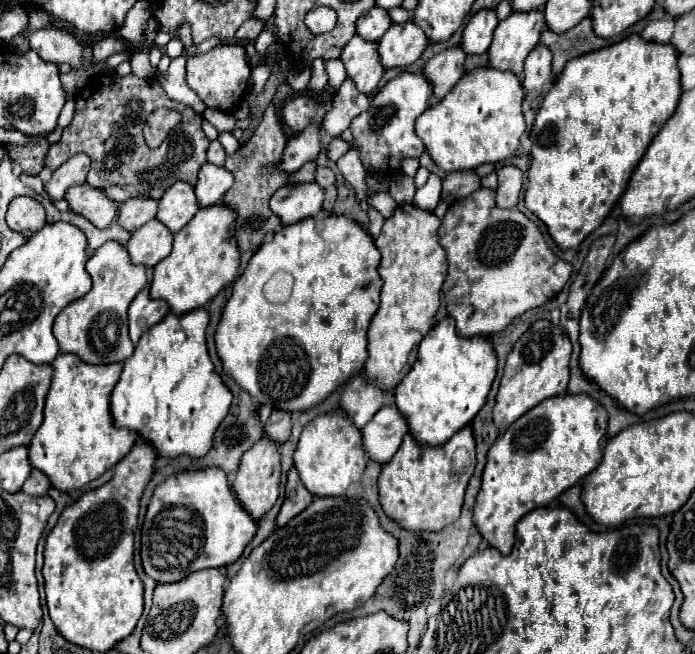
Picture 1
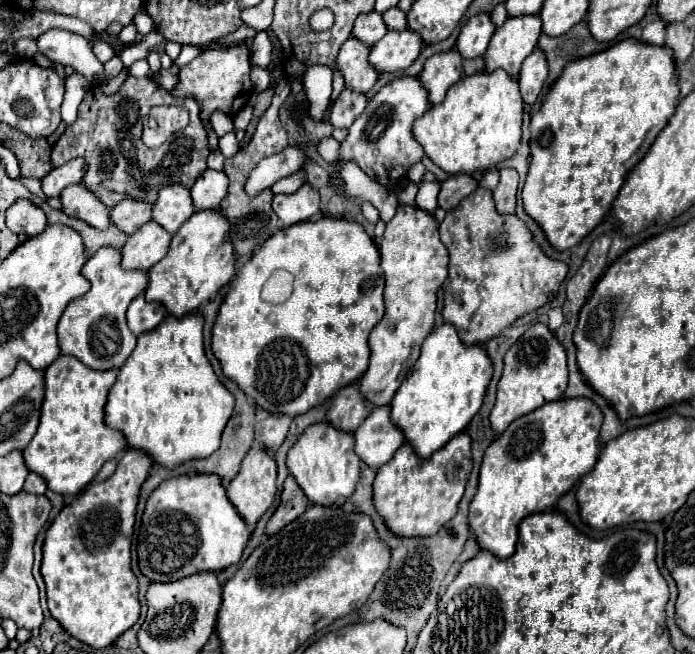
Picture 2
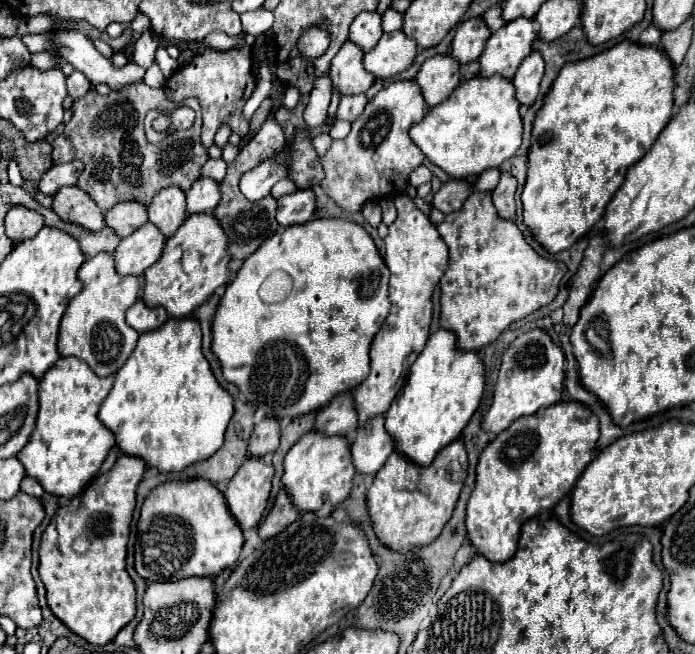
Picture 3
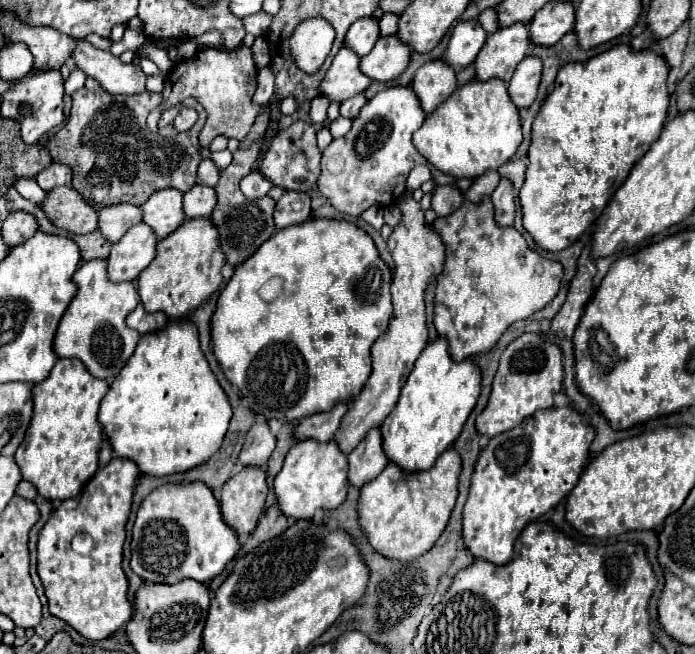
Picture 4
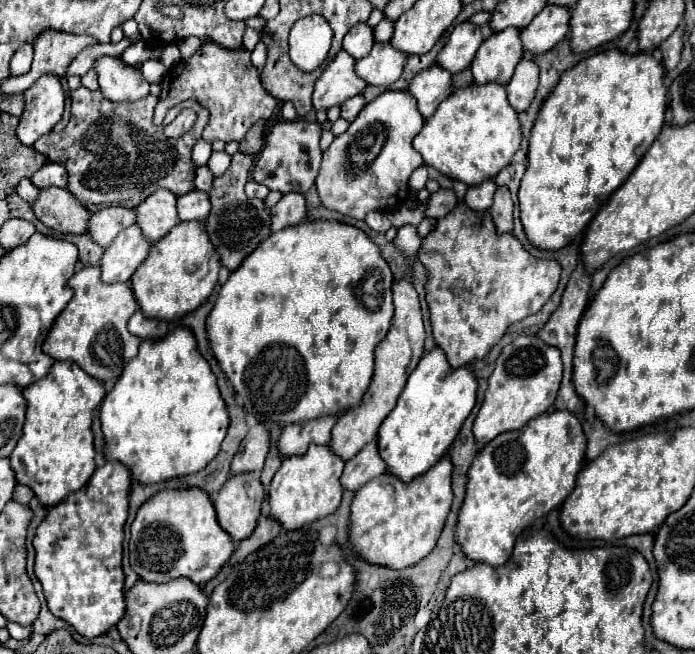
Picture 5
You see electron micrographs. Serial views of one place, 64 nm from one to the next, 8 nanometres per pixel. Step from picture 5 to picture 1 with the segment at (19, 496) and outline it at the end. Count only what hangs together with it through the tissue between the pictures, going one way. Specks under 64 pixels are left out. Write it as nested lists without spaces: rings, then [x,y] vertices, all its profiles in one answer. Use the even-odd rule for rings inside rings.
[[[32,470],[32,474],[30,474],[30,478],[24,482],[24,486],[22,486],[22,492],[24,494],[28,494],[28,496],[46,496],[48,494],[48,490],[50,490],[50,480],[48,480],[48,476],[44,476],[44,472],[40,472],[40,470]]]

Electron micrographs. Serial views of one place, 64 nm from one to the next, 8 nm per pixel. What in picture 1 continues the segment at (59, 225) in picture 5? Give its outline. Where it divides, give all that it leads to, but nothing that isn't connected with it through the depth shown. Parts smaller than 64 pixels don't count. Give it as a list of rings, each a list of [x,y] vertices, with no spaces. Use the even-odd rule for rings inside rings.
[[[88,184],[72,186],[66,192],[66,200],[72,212],[88,218],[96,228],[108,228],[110,222],[116,218],[118,204],[110,202],[104,190],[94,190]]]

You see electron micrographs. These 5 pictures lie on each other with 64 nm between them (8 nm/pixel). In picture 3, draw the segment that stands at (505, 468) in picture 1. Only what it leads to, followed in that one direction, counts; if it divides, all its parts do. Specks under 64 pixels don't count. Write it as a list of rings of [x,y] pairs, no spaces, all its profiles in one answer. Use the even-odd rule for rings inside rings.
[[[558,402],[556,406],[546,406],[532,414],[532,418],[520,418],[520,422],[512,422],[504,434],[496,436],[486,450],[480,454],[476,468],[476,488],[468,500],[466,508],[466,528],[472,544],[478,548],[482,556],[492,562],[506,562],[516,552],[516,542],[520,536],[520,526],[554,508],[560,498],[570,494],[580,474],[594,460],[594,448],[598,442],[598,418],[588,410],[588,406],[580,402]]]

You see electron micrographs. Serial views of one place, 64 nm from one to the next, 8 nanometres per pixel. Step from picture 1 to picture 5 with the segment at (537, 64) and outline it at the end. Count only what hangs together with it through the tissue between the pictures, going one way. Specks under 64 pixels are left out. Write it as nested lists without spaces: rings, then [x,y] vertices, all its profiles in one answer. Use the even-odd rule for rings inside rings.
[[[522,58],[518,62],[512,80],[506,84],[508,102],[516,112],[524,112],[534,100],[538,74],[540,70],[536,70],[536,62],[532,62],[532,58]]]

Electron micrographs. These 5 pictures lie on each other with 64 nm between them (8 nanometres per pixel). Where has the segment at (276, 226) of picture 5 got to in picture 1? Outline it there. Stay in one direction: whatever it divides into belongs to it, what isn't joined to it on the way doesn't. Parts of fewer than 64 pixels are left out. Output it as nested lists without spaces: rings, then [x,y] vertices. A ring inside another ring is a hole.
[[[316,182],[302,184],[286,184],[276,190],[270,198],[270,208],[280,216],[284,224],[294,224],[308,216],[318,216],[324,202],[322,186]]]

